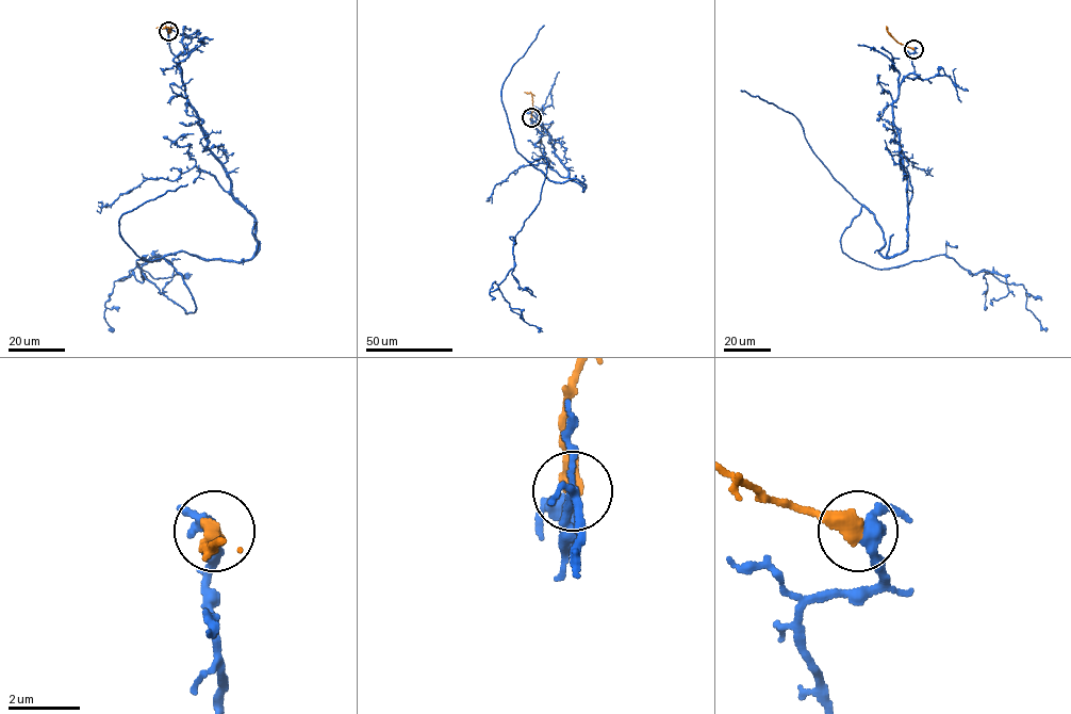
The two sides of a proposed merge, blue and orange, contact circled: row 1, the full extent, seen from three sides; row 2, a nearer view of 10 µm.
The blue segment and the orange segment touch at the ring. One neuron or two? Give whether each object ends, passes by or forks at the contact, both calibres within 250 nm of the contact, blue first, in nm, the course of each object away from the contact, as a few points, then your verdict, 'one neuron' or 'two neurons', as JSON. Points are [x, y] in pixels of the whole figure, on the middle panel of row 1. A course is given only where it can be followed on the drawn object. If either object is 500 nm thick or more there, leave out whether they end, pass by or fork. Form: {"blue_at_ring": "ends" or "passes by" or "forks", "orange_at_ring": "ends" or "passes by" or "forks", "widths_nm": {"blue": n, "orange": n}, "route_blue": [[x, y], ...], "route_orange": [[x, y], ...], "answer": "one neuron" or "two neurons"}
{"blue_at_ring": "passes by", "orange_at_ring": "ends", "widths_nm": {"blue": 340, "orange": 460}, "route_blue": [[531, 118], [585, 183], [549, 181], [527, 162], [545, 158], [546, 173], [498, 286], [542, 331]], "route_orange": [[531, 117], [532, 96], [524, 92]], "answer": "one neuron"}

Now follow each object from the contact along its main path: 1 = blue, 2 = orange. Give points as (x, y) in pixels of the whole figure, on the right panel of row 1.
1: (913, 49), (892, 103), (907, 249), (880, 255), (863, 205), (842, 250), (946, 255), (1023, 285), (1047, 330)
2: (913, 49), (899, 43), (886, 26)

